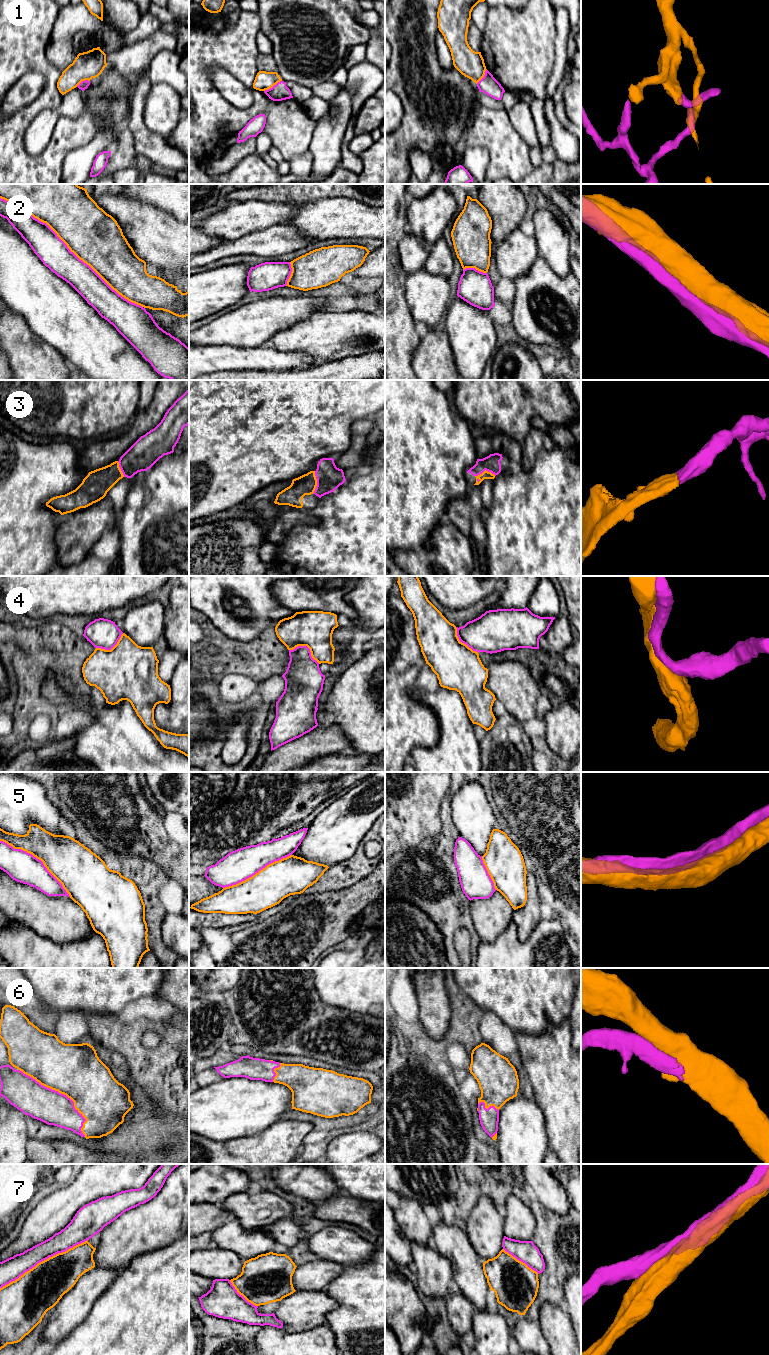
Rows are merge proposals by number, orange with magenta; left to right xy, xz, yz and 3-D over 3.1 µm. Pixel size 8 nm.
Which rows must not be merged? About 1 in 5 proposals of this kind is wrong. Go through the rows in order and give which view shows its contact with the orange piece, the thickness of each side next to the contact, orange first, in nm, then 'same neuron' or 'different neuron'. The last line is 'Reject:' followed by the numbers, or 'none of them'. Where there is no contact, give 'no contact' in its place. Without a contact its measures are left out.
1: xz | 150/140 nm | different neuron
2: xy | 420/240 nm | different neuron
3: xz | 160/200 nm | same neuron
4: xz | 300/280 nm | same neuron
5: xy | 340/240 nm | same neuron
6: xy | 420/280 nm | same neuron
7: xy | 360/170 nm | different neuron
Reject: 1, 2, 7

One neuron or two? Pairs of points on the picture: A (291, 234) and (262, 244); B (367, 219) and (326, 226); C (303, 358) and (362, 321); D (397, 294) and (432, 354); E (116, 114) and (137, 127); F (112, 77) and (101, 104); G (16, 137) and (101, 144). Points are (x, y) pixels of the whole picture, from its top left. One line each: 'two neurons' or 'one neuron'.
A: one neuron
B: one neuron
C: two neurons
D: two neurons
E: two neurons
F: one neuron
G: two neurons

